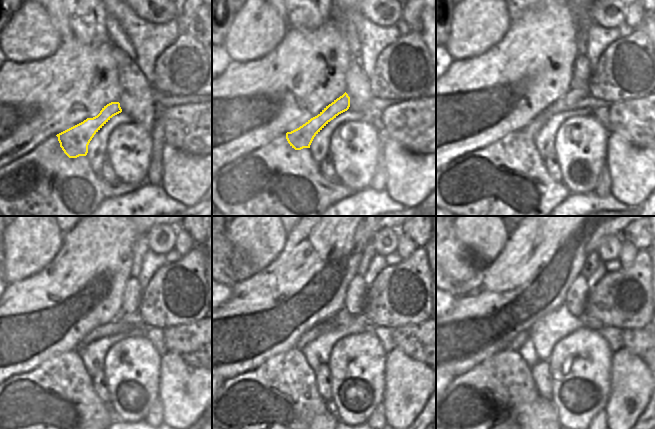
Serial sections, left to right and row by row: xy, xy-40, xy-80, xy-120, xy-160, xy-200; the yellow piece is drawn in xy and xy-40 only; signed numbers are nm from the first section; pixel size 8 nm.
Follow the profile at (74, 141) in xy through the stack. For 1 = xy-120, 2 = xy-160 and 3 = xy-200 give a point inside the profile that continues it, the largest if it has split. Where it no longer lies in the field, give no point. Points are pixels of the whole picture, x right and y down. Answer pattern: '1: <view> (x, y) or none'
1: xy-120 (125, 322)
2: xy-160 (312, 334)
3: xy-200 (591, 323)

